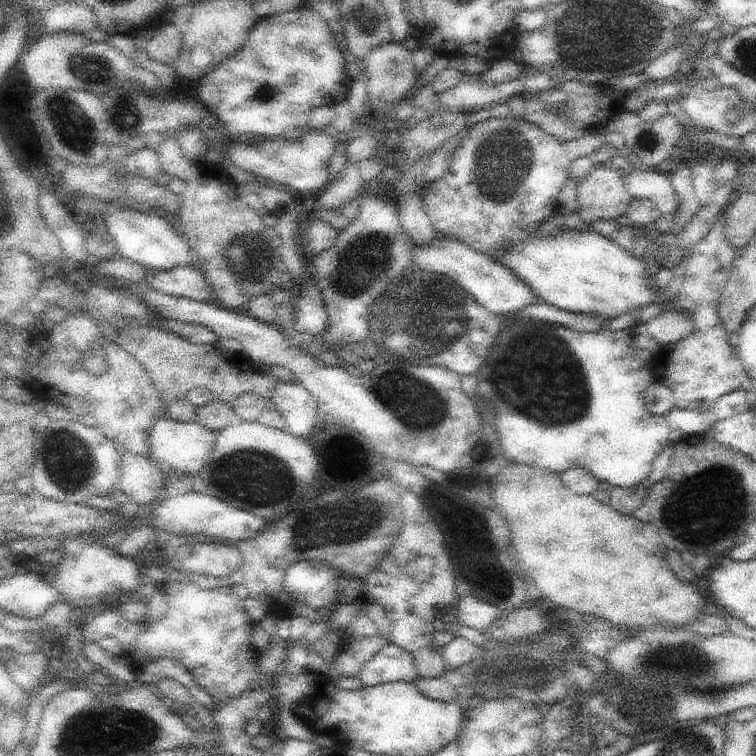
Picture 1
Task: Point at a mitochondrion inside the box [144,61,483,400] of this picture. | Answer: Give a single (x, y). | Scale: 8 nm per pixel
(423, 316)

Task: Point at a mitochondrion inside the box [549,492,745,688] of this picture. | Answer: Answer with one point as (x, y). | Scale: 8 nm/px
(685, 663)

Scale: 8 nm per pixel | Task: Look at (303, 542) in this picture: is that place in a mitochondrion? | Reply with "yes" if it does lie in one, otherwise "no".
yes

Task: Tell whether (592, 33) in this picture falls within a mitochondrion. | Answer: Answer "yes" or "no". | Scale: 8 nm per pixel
yes

